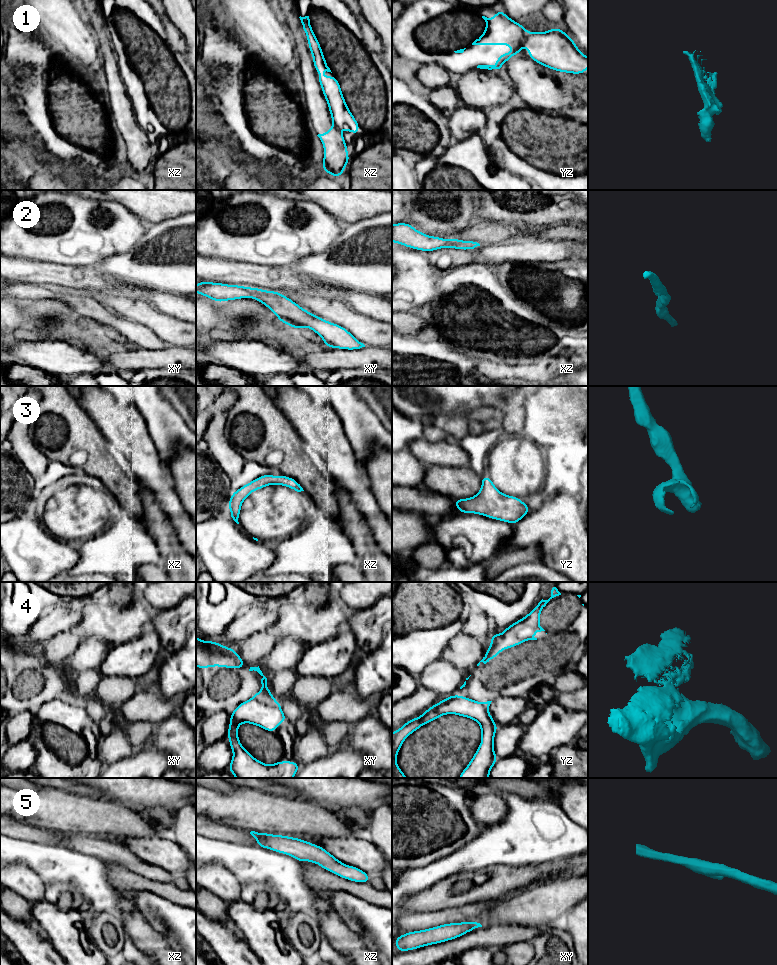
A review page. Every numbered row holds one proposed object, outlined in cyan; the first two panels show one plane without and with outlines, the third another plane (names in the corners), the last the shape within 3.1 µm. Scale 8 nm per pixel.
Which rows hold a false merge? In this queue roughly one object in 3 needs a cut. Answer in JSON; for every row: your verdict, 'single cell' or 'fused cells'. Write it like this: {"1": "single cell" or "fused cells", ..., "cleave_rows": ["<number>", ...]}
{"1": "fused cells", "2": "single cell", "3": "single cell", "4": "fused cells", "5": "single cell", "cleave_rows": ["1", "4"]}

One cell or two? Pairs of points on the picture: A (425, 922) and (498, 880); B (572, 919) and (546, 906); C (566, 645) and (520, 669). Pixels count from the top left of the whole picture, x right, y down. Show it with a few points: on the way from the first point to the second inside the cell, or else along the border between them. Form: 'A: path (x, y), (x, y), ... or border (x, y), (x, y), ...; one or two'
A: border (473, 903), (429, 911), (427, 913); two
B: border (577, 903), (562, 920); two
C: path (555, 654), (548, 658), (531, 658); one

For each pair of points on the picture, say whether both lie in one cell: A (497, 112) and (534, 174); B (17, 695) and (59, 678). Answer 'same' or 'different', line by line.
A: same
B: same

